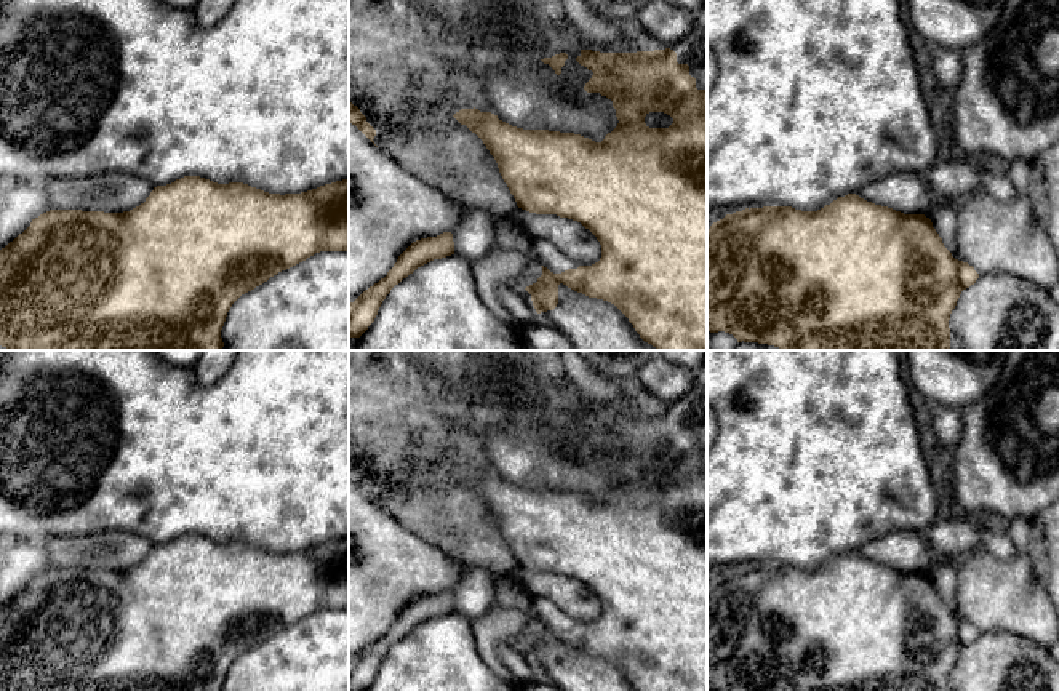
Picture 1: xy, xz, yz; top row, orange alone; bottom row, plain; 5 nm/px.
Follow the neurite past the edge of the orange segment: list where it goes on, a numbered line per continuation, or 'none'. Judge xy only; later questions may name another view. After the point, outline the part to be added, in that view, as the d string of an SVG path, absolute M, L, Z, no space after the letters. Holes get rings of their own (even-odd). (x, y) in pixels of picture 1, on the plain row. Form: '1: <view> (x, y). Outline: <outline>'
none

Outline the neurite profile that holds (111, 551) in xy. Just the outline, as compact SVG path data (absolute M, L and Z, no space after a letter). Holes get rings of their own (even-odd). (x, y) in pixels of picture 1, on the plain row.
M102 531L90 536L50 536L45 545L53 568L123 571L141 561L154 544L126 531Z

